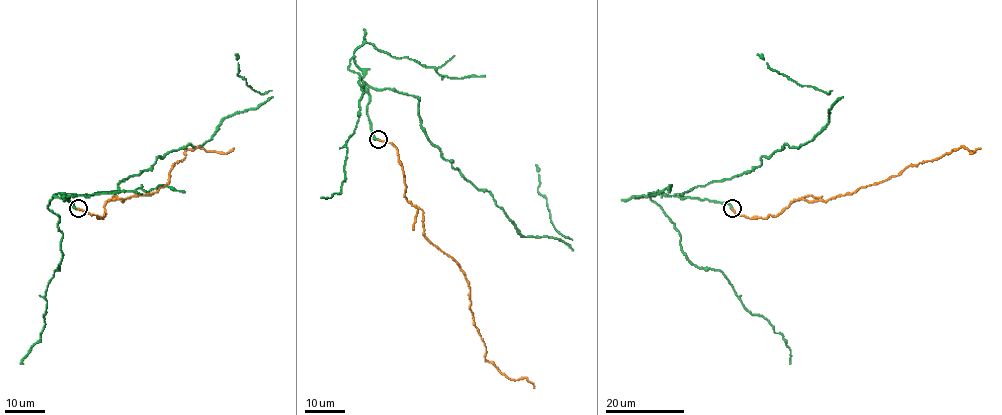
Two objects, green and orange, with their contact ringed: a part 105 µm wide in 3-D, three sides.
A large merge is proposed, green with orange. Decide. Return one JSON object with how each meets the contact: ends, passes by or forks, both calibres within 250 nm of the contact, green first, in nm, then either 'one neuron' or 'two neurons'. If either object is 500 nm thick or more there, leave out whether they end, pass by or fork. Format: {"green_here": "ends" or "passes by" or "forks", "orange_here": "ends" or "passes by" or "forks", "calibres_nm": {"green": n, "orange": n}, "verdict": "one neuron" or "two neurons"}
{"green_here": "ends", "orange_here": "ends", "calibres_nm": {"green": 240, "orange": 190}, "verdict": "one neuron"}

